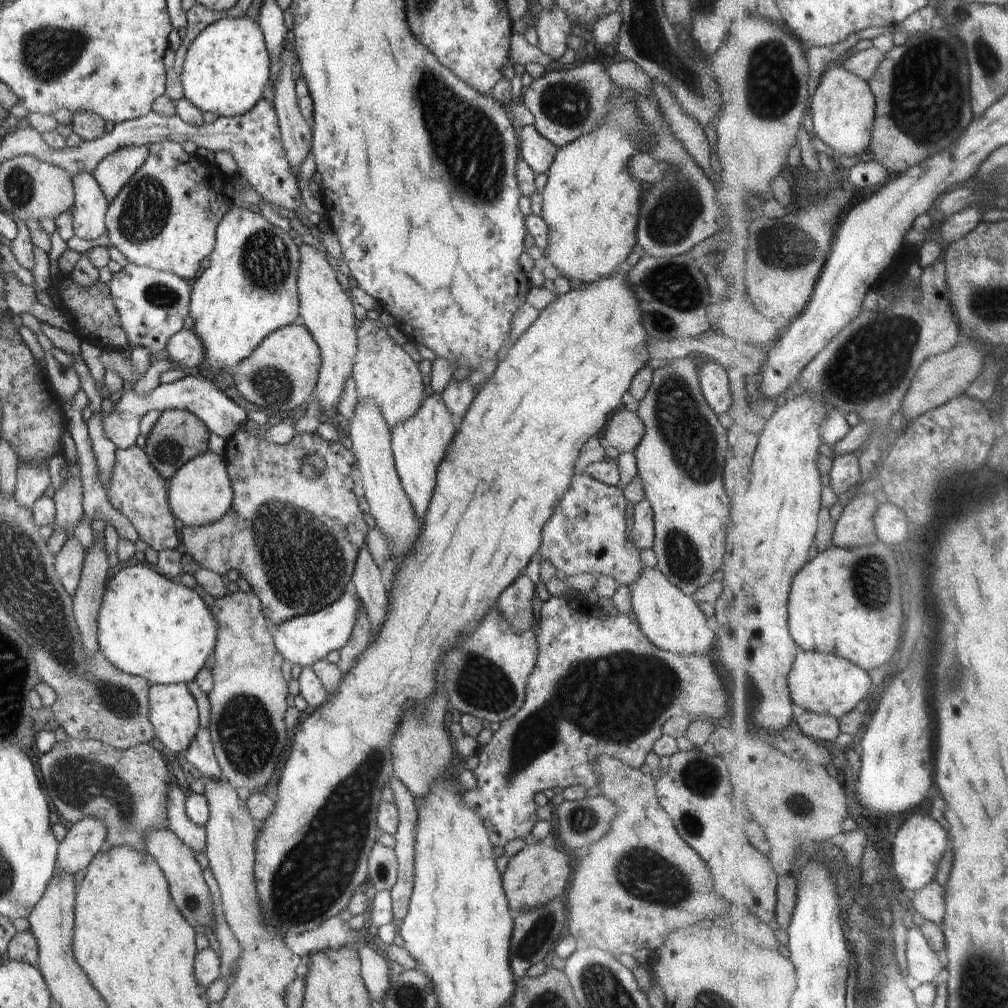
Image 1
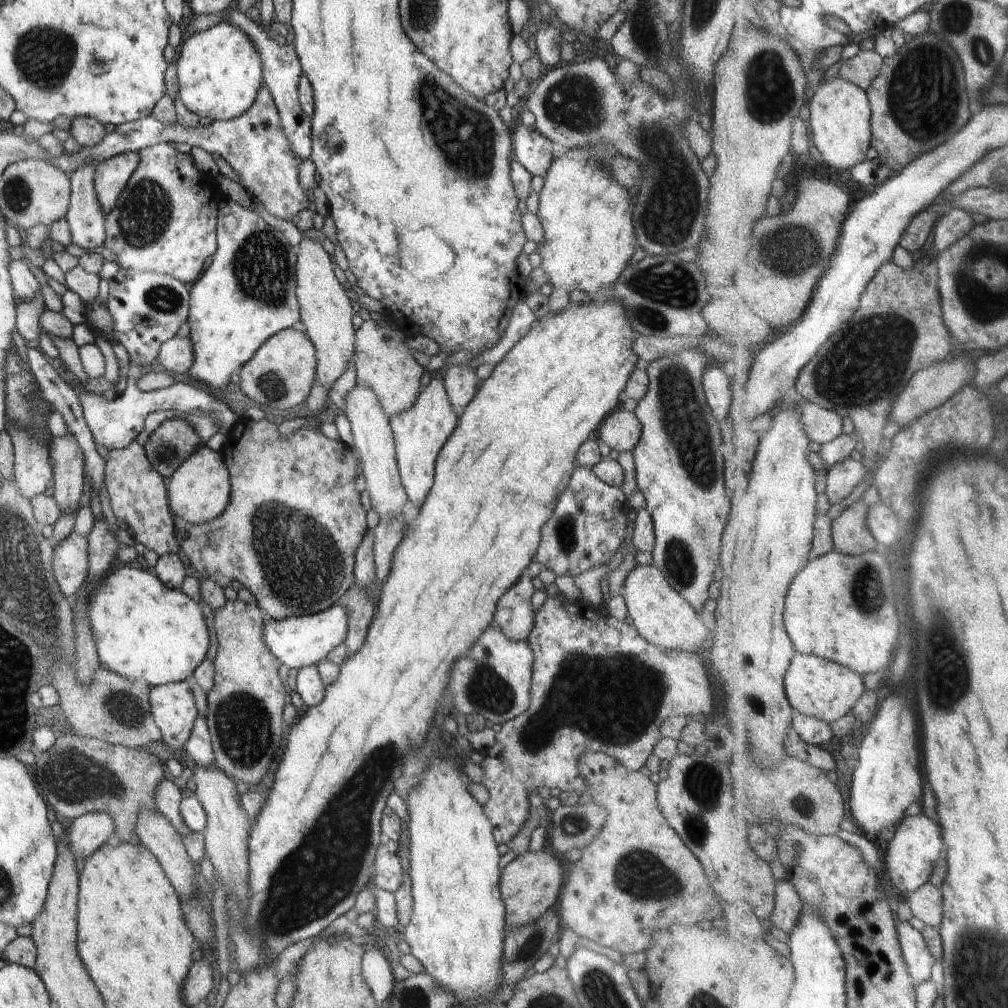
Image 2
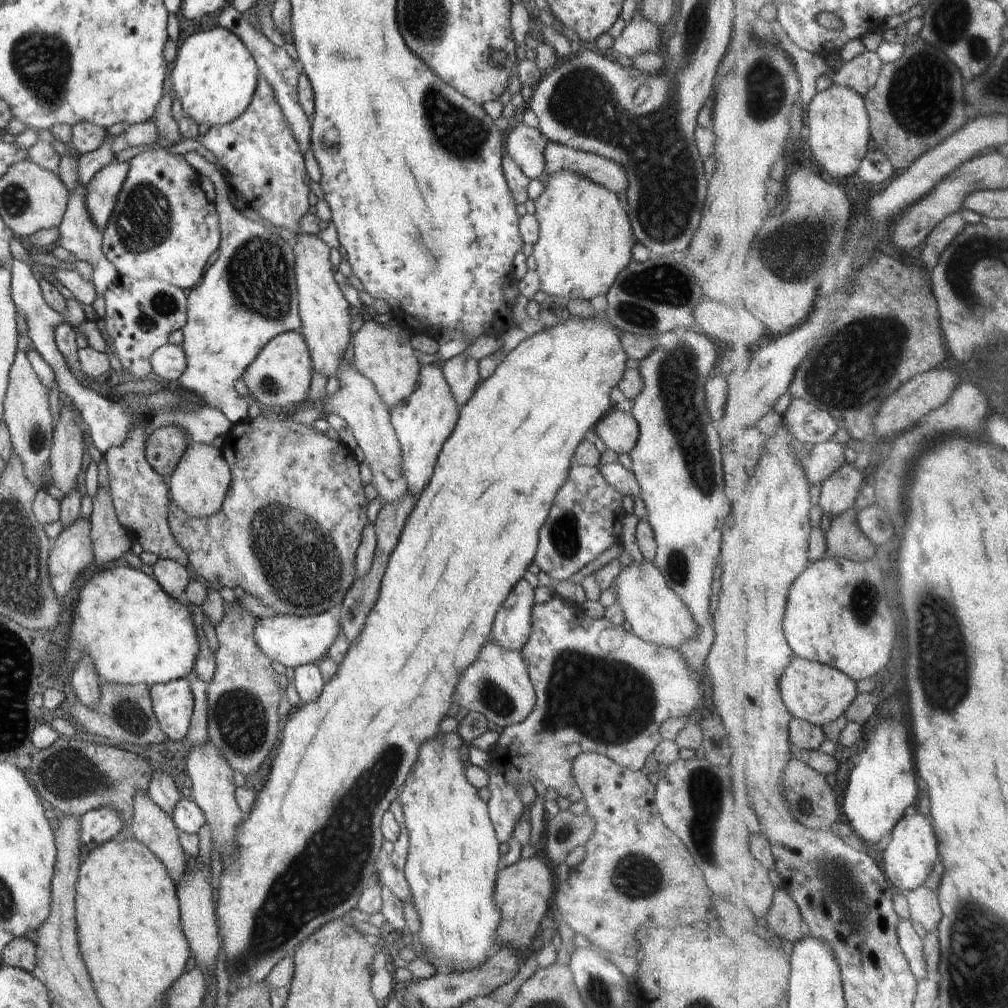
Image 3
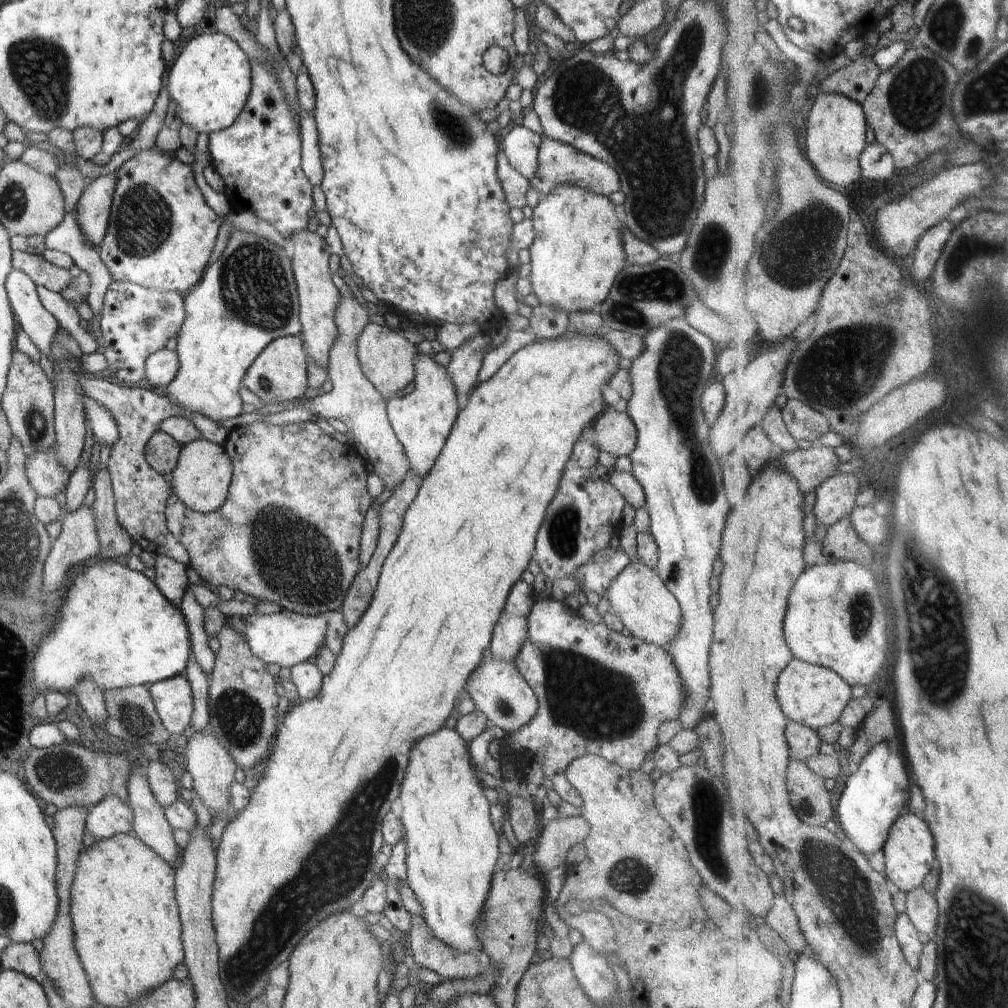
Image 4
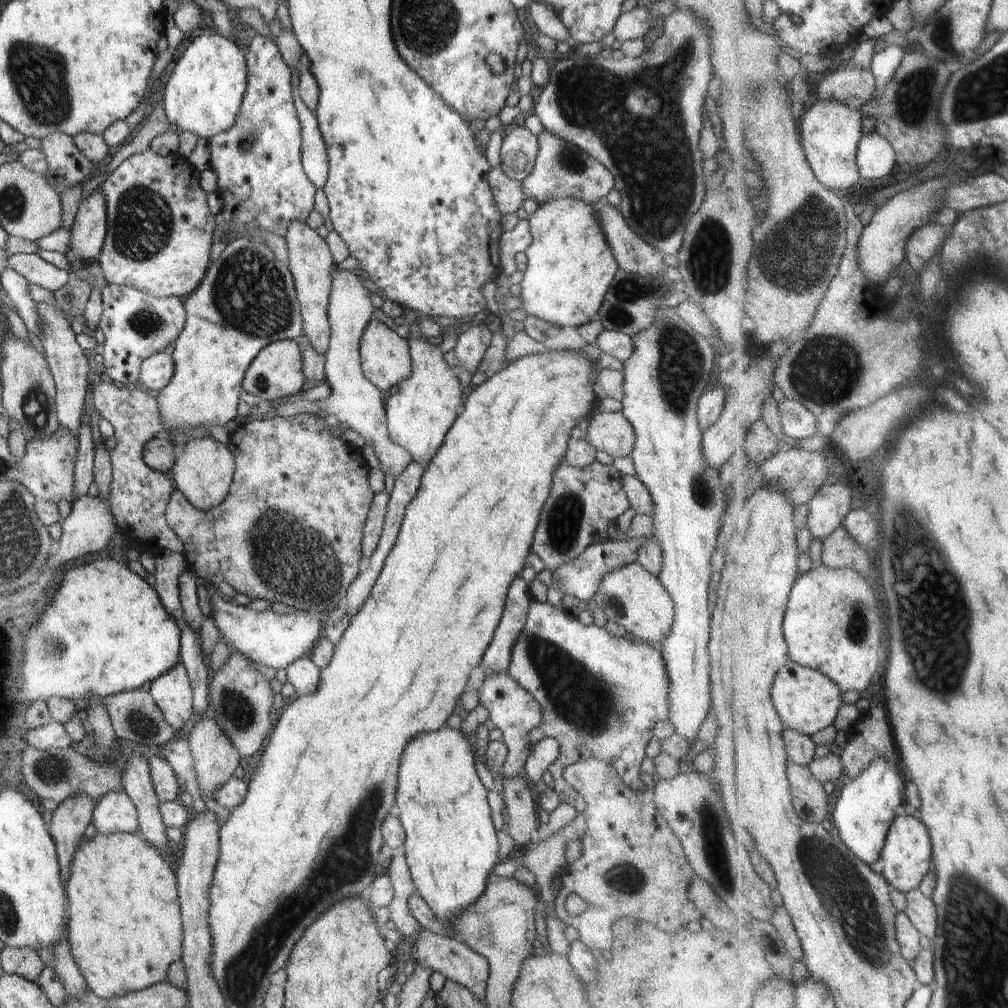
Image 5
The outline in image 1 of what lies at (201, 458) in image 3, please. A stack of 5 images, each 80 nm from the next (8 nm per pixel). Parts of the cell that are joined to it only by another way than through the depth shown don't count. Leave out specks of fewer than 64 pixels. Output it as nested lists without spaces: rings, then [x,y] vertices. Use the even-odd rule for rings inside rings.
[[[214,452],[200,454],[186,462],[170,480],[168,504],[179,525],[204,527],[222,519],[232,506],[234,492],[222,457]]]

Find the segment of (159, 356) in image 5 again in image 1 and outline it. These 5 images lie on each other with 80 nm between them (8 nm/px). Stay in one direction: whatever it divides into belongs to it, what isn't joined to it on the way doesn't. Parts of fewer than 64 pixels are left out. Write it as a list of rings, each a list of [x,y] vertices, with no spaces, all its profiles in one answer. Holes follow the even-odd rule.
[[[183,329],[170,338],[163,355],[176,362],[178,368],[198,370],[204,362],[204,344],[194,330]]]

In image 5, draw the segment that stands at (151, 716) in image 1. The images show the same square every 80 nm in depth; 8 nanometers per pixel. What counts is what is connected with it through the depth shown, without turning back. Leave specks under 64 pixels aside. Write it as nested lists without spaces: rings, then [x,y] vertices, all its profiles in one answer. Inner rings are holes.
[[[181,662],[151,682],[148,692],[162,711],[166,722],[176,731],[192,719],[193,690]]]

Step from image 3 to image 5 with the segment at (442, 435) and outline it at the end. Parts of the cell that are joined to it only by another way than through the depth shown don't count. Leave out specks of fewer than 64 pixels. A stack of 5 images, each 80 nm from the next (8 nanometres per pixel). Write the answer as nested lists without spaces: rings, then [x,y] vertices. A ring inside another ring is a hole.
[[[418,331],[408,336],[412,370],[410,376],[397,384],[385,398],[387,429],[397,445],[405,448],[414,461],[426,468],[444,442],[446,433],[458,416],[458,406],[466,394],[457,374],[444,361],[442,351]]]

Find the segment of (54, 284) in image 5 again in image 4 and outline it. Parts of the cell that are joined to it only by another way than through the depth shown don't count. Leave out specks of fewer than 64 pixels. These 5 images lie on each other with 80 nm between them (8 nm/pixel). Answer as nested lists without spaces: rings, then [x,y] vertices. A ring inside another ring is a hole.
[[[11,251],[12,266],[27,274],[37,285],[45,286],[54,292],[60,293],[70,286],[72,277],[69,270],[57,267],[48,262],[43,255]]]

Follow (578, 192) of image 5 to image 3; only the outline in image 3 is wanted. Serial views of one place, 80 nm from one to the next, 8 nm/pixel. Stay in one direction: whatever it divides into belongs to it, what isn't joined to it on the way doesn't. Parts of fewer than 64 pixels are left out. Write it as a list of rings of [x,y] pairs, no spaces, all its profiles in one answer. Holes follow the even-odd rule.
[[[548,141],[543,152],[545,167],[538,180],[545,184],[550,176],[560,171],[578,173],[613,193],[627,191],[627,174],[614,161],[600,155],[585,153],[572,147]]]

